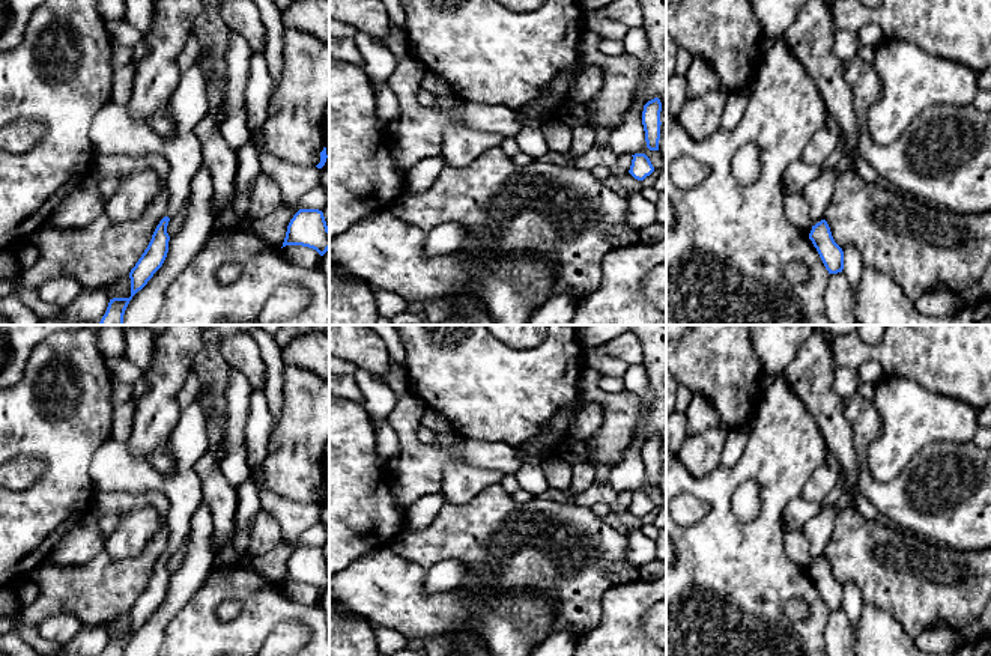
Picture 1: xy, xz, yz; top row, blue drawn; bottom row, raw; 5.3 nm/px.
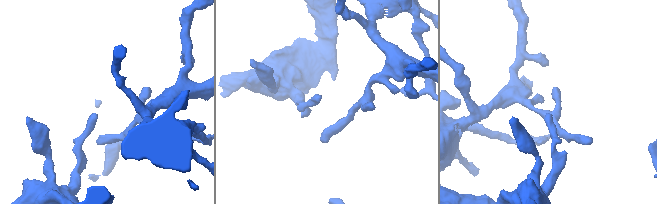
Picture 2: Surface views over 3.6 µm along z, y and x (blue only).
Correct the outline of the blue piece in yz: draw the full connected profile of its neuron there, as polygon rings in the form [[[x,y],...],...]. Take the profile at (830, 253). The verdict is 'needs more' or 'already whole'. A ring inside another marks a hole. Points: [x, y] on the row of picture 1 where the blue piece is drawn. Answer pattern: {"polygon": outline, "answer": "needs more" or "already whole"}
{"polygon": [[[821,220],[809,233],[809,239],[812,241],[814,247],[817,248],[826,269],[829,274],[838,274],[844,269],[844,251],[835,242],[830,227],[826,220]]], "answer": "already whole"}

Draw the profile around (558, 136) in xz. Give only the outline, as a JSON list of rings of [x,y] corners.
[[[552,119],[549,122],[544,122],[540,126],[543,137],[550,149],[550,152],[555,153],[570,153],[571,147],[571,128],[565,125],[562,120]]]

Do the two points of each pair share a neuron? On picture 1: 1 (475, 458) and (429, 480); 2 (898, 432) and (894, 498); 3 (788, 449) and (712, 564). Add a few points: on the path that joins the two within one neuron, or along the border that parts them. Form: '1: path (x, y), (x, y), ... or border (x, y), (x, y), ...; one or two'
1: path (462, 455), (448, 455), (436, 467); one
2: border (919, 452), (887, 482), (878, 482), (866, 462); two
3: path (781, 480), (770, 518), (743, 545); one

